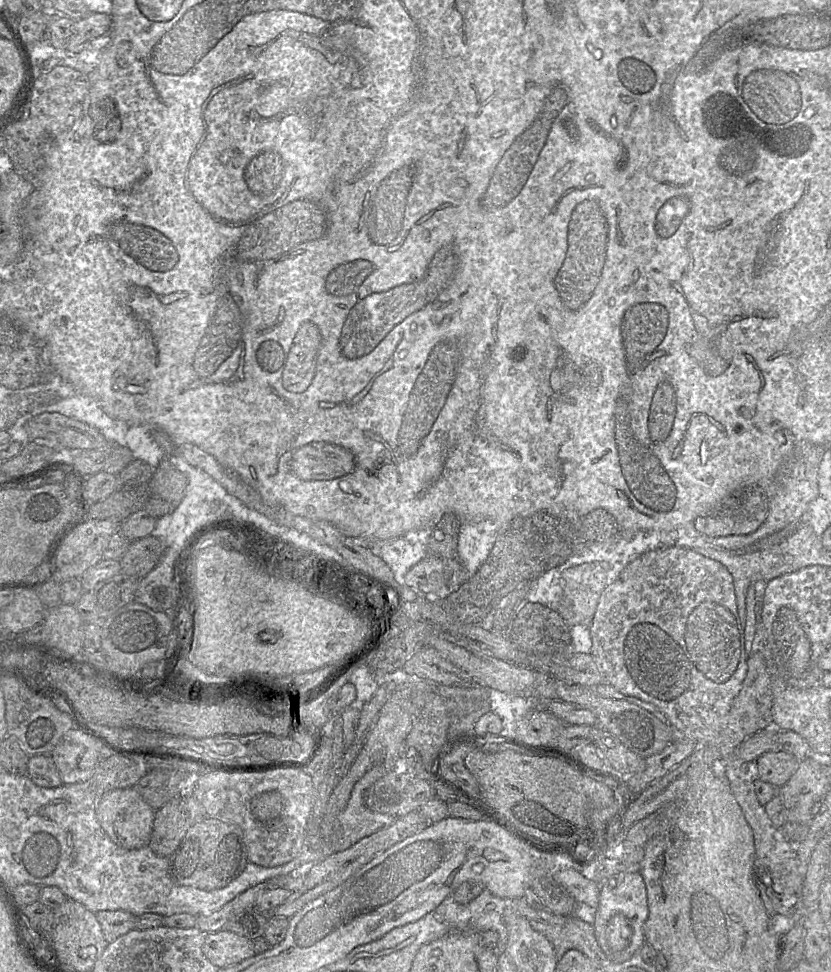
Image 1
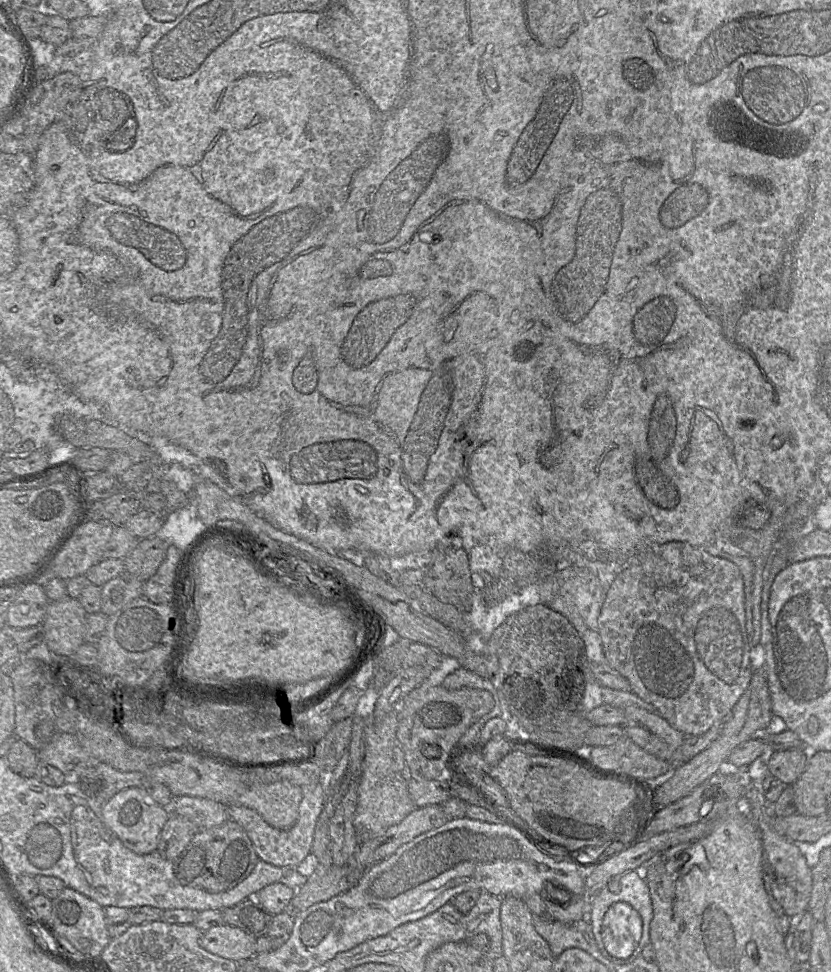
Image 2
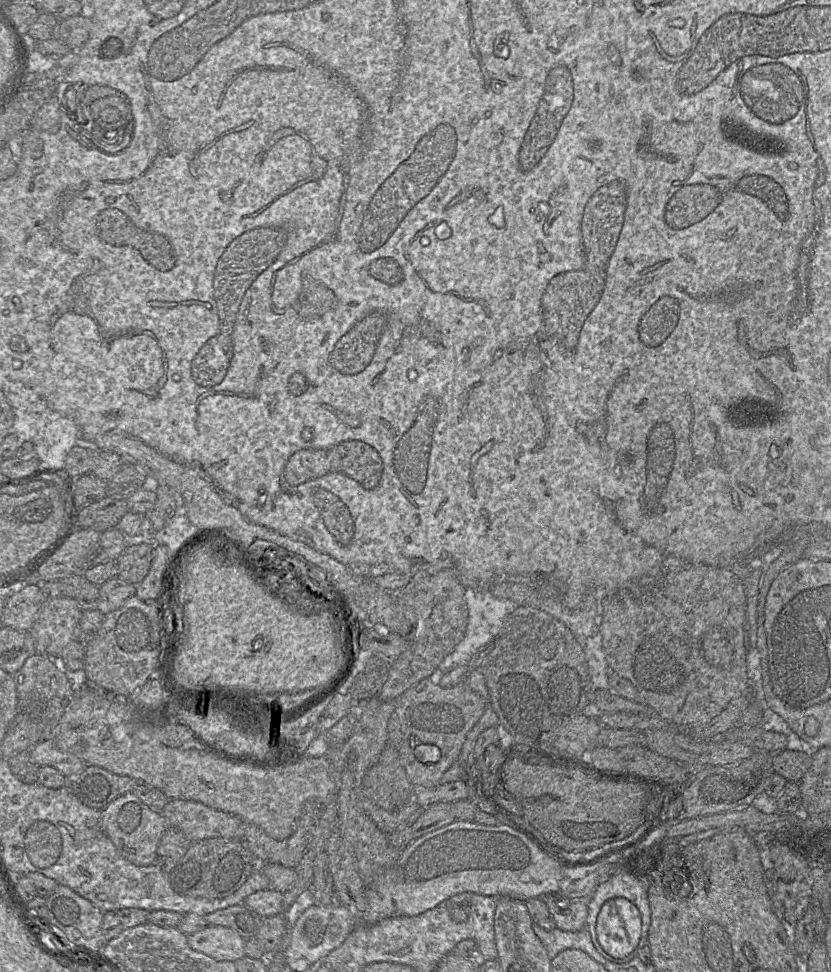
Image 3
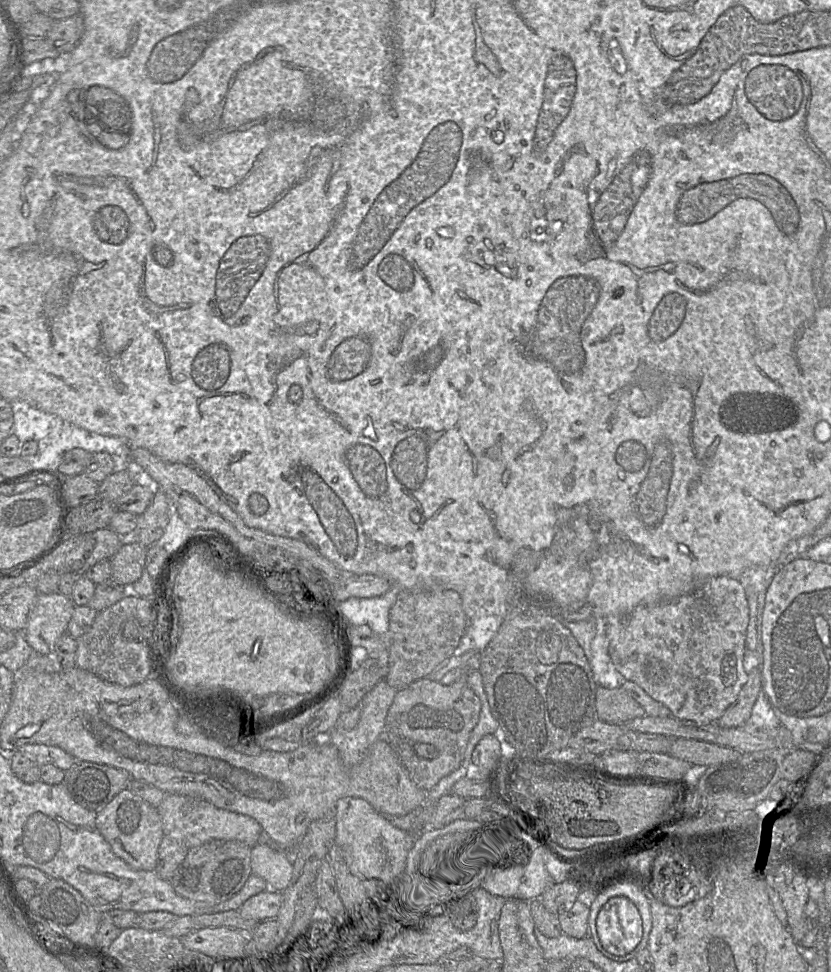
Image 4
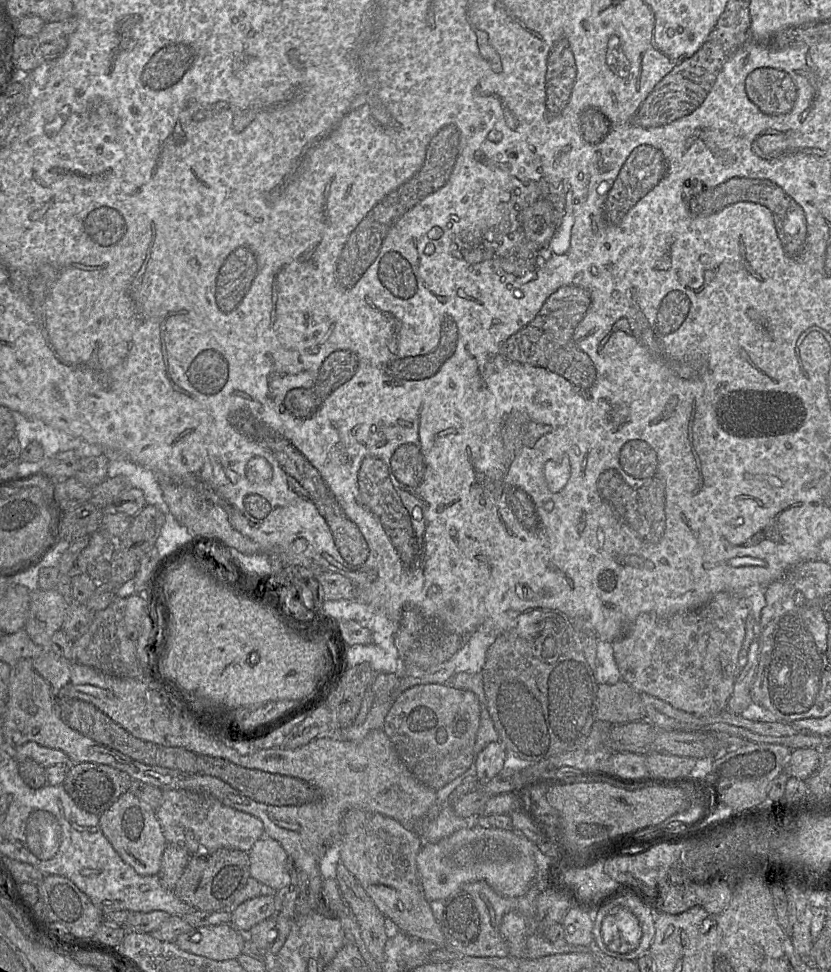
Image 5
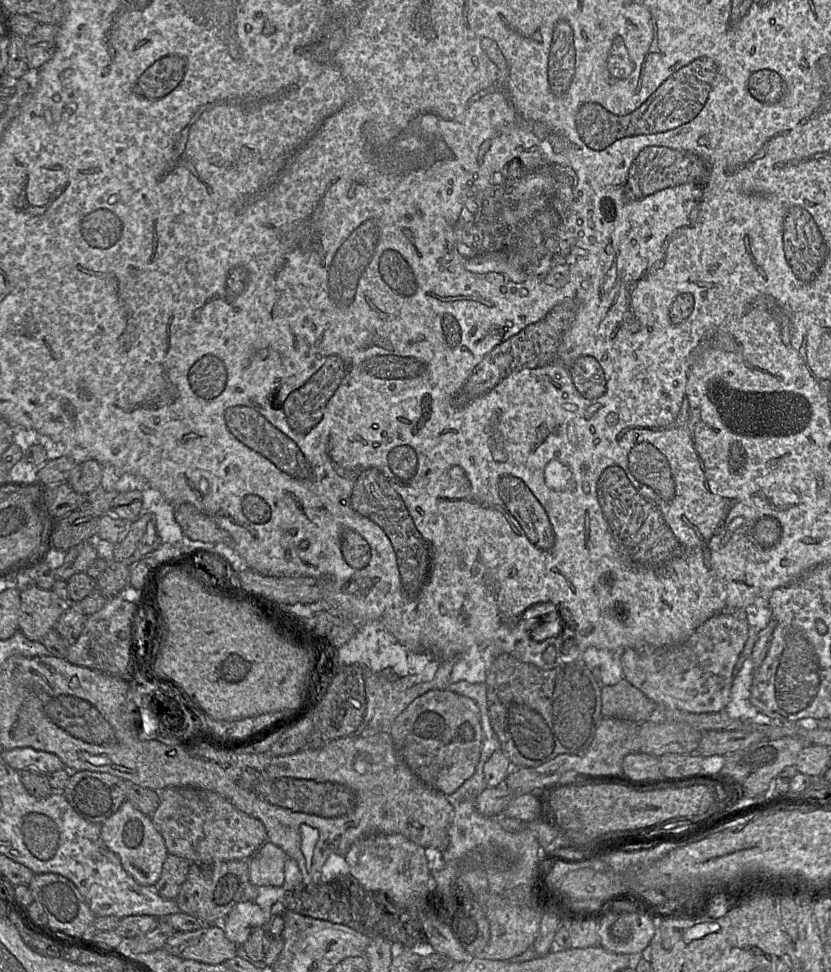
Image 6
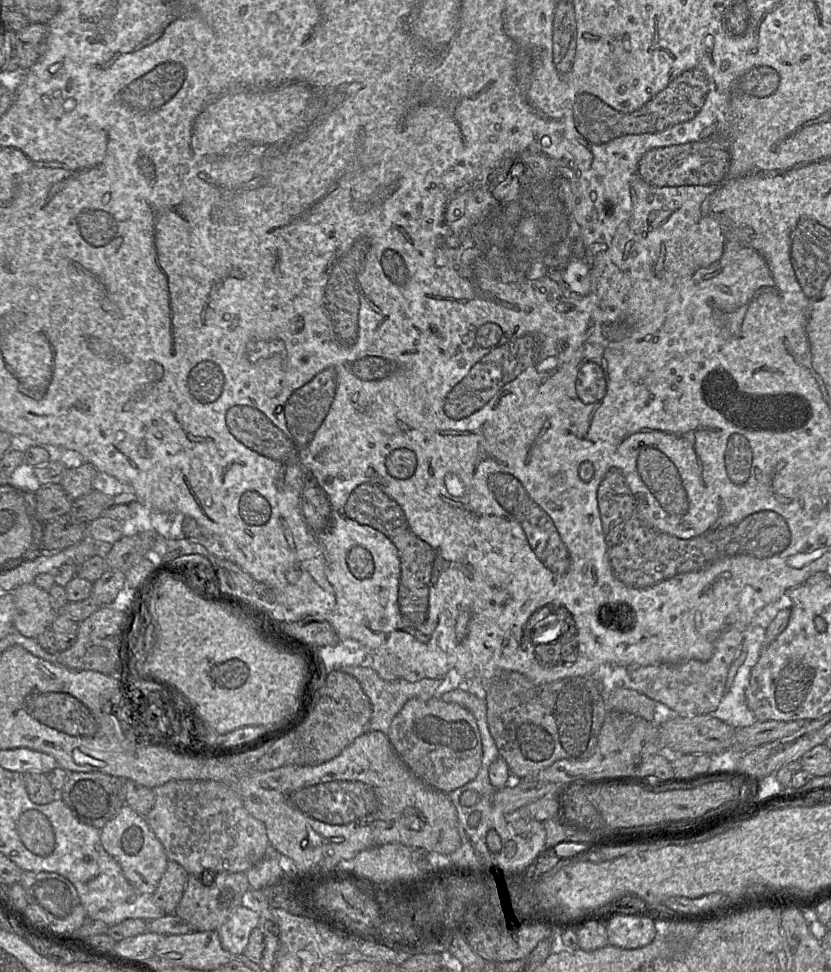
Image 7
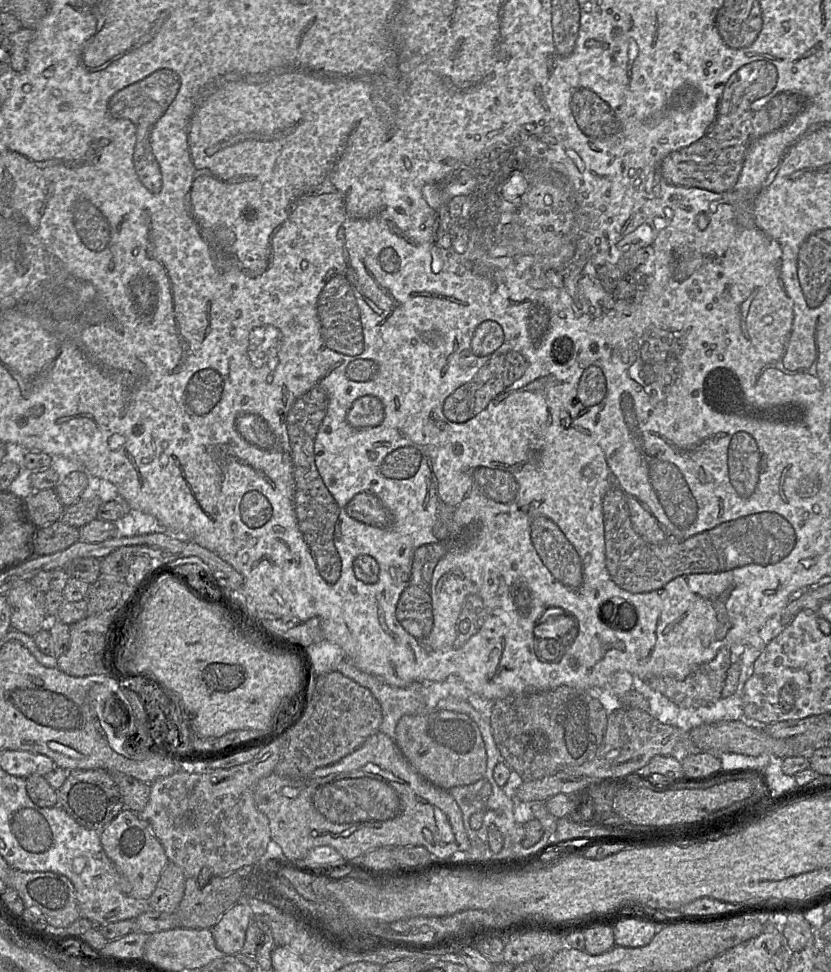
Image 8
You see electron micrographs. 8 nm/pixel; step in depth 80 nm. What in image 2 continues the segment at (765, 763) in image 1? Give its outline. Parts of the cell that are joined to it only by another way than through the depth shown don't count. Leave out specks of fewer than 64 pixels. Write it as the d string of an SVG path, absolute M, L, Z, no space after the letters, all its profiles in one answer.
M801 748L778 750L768 754L768 771L786 785L793 783L804 772L807 756Z

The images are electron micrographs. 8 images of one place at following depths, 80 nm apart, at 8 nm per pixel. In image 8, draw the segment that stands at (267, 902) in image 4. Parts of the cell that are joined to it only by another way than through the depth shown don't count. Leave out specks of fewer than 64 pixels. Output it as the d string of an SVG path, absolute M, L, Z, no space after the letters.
M234 904L211 928L217 948L226 955L240 952L248 925L252 920L254 920L254 914L247 904Z

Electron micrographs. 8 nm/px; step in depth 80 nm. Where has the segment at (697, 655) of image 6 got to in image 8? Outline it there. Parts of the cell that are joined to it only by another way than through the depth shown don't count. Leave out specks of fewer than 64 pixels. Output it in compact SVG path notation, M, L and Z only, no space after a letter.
M725 646L711 661L699 666L683 679L653 676L643 681L681 708L704 707L721 698L731 663L731 647Z

